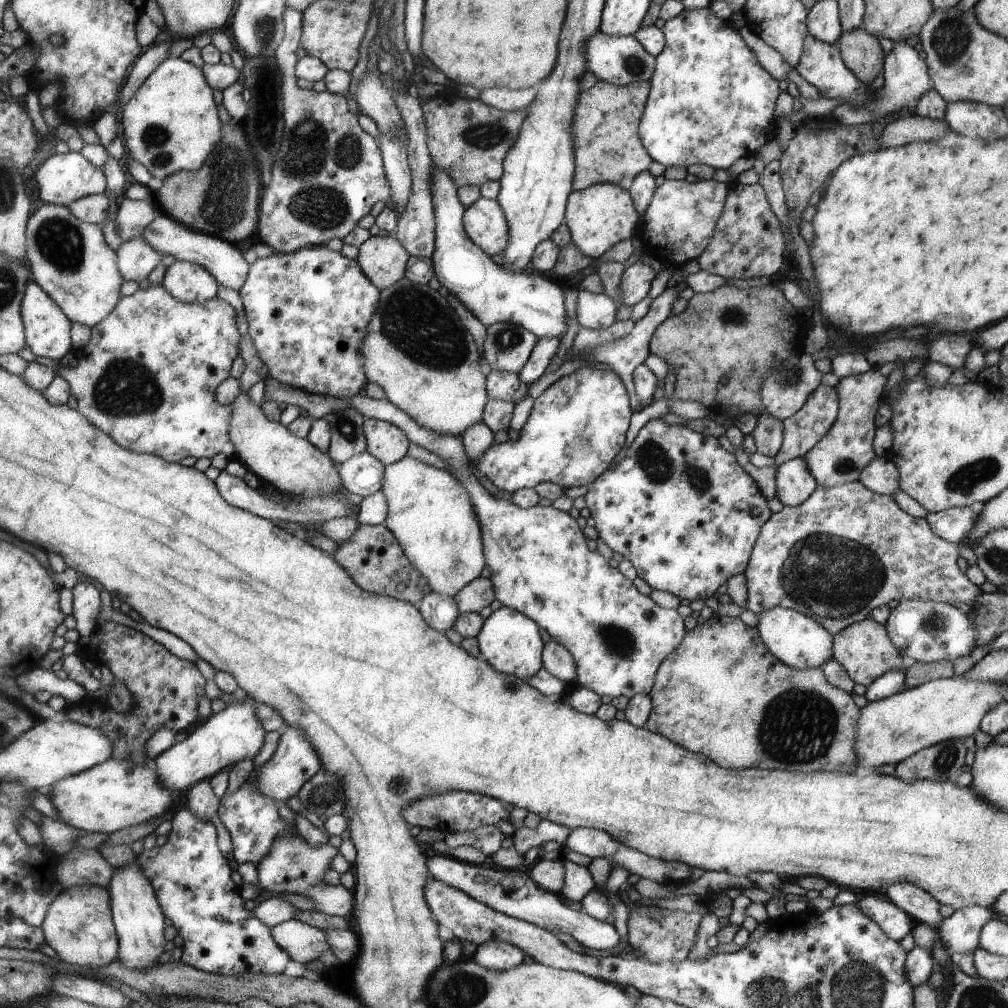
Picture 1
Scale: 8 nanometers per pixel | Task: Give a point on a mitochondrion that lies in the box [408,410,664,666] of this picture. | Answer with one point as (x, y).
(619, 644)

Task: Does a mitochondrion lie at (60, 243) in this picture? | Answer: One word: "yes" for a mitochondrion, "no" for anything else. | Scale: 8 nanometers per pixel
yes

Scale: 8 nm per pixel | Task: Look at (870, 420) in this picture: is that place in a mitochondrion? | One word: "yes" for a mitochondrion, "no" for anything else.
no

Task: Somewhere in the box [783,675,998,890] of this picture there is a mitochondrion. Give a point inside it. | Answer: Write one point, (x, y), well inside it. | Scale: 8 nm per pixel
(946, 756)

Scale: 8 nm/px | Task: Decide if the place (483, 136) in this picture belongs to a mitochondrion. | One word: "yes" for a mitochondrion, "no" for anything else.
yes

